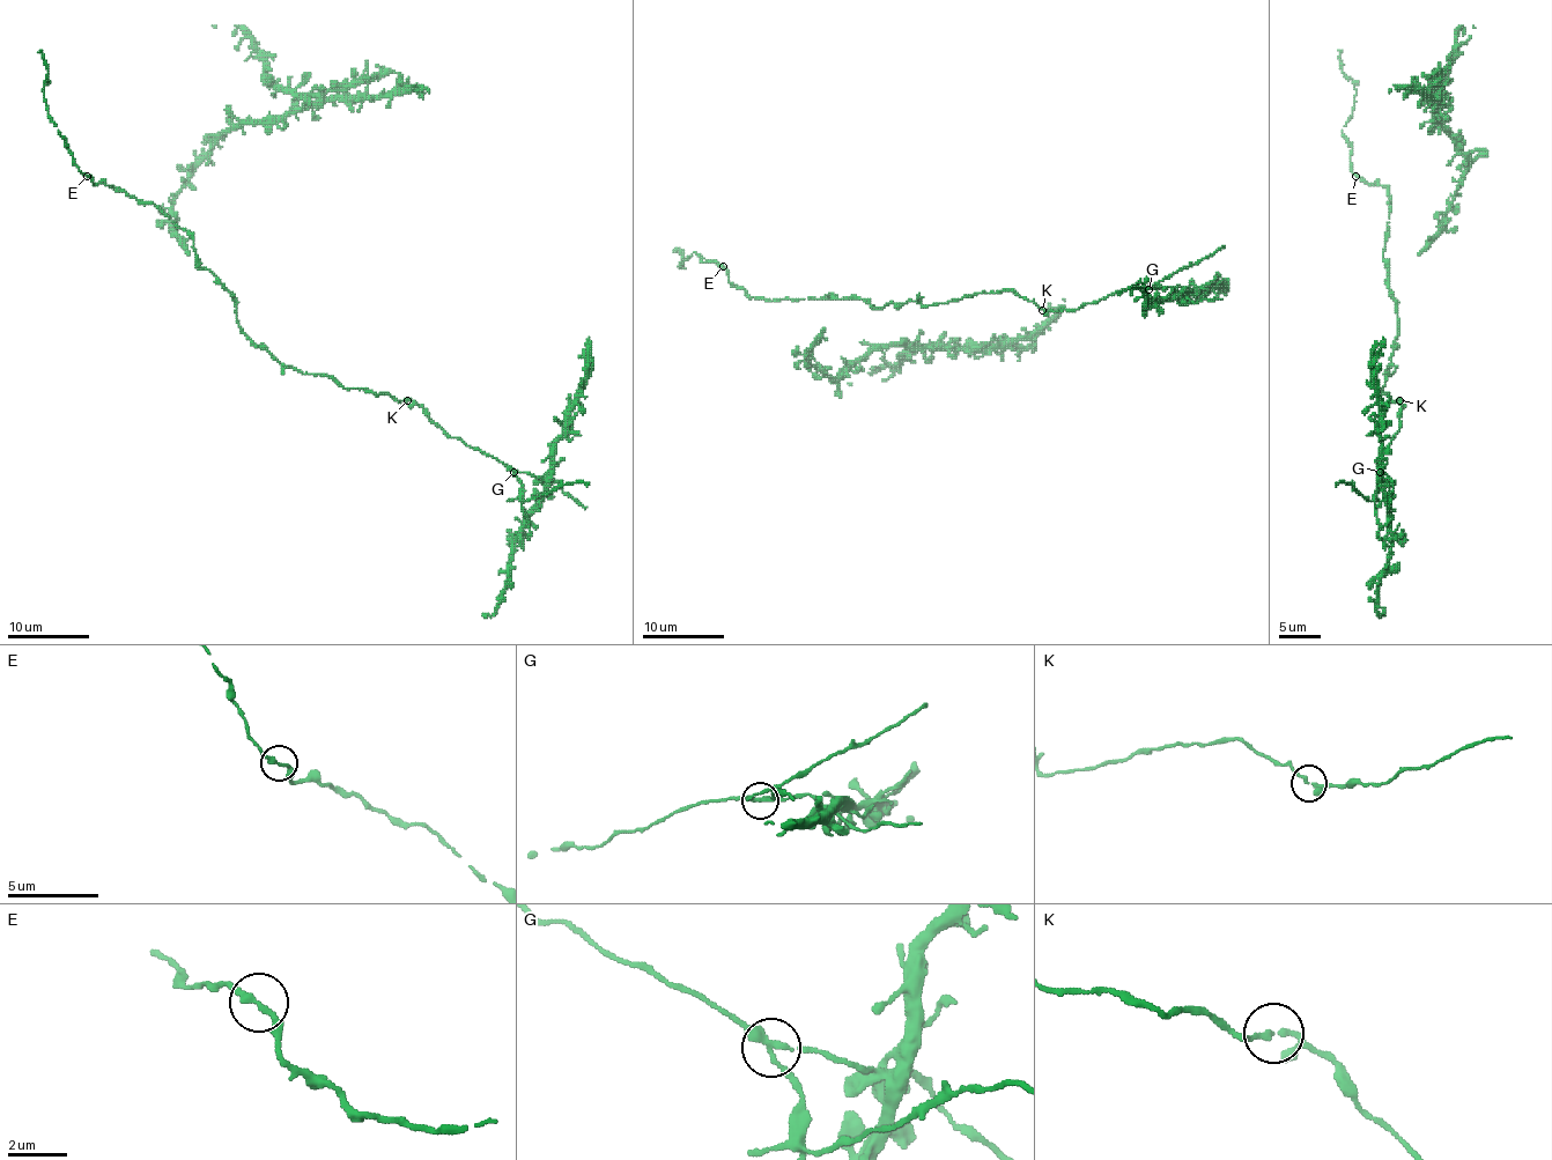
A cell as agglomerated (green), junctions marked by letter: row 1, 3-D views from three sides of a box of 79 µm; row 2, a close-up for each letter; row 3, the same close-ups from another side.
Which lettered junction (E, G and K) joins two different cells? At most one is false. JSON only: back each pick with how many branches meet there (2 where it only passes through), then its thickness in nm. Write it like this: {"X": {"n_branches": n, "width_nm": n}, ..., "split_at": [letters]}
{"G": {"n_branches": 3, "width_nm": 190}, "split_at": ["G"]}

